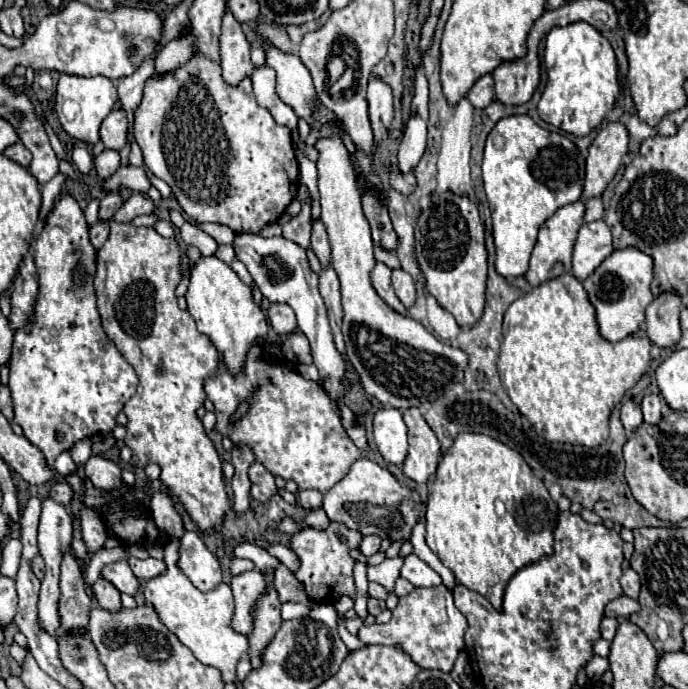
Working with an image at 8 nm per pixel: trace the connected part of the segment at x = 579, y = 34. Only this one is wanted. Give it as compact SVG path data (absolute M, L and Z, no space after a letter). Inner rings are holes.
M570 23L566 27L554 27L546 35L544 63L548 73L548 83L542 91L538 103L538 115L542 121L570 133L576 137L586 137L596 129L620 95L618 85L618 65L614 51L592 25Z

